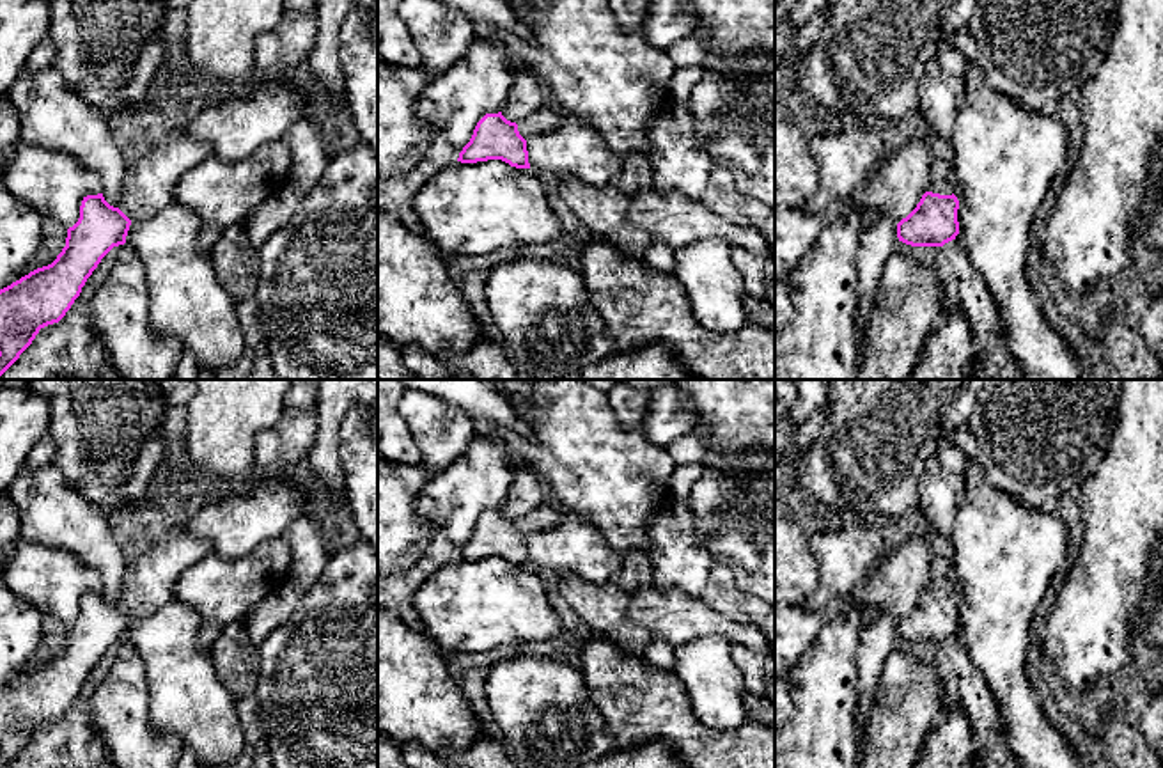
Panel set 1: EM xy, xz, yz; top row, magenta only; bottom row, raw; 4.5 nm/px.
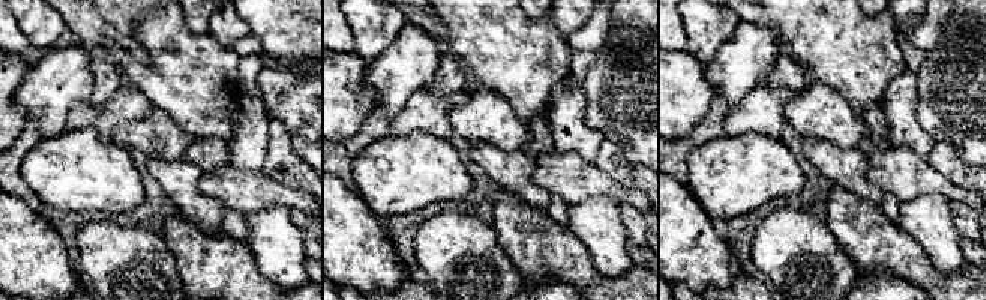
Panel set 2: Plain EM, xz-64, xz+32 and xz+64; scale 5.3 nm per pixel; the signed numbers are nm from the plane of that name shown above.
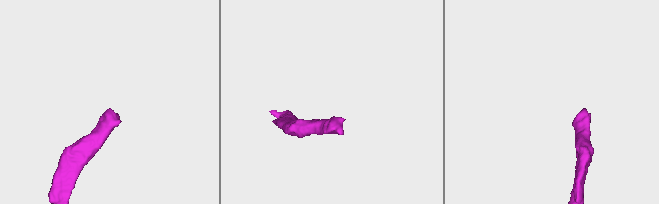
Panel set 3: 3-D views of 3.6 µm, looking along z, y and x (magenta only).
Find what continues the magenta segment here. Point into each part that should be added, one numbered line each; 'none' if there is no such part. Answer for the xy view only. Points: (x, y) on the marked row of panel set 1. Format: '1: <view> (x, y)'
1: xy (149, 183)

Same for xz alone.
1: xz (546, 119)

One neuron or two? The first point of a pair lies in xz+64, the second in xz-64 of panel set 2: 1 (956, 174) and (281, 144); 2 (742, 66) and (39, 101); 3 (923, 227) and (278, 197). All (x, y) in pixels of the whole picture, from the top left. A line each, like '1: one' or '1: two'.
1: one
2: one
3: two

